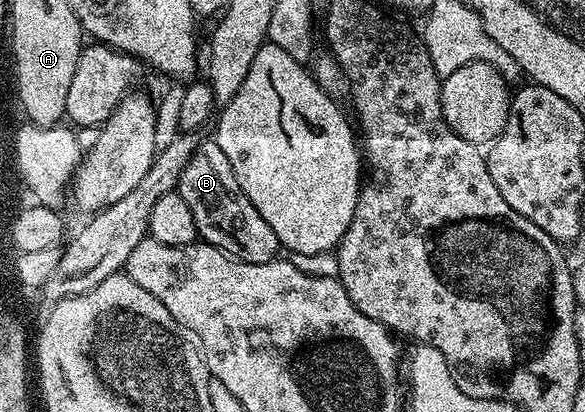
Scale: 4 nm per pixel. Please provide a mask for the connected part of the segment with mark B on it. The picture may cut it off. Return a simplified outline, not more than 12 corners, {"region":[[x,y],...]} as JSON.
{"region":[[217,141],[176,192],[201,241],[248,264],[279,257]]}

